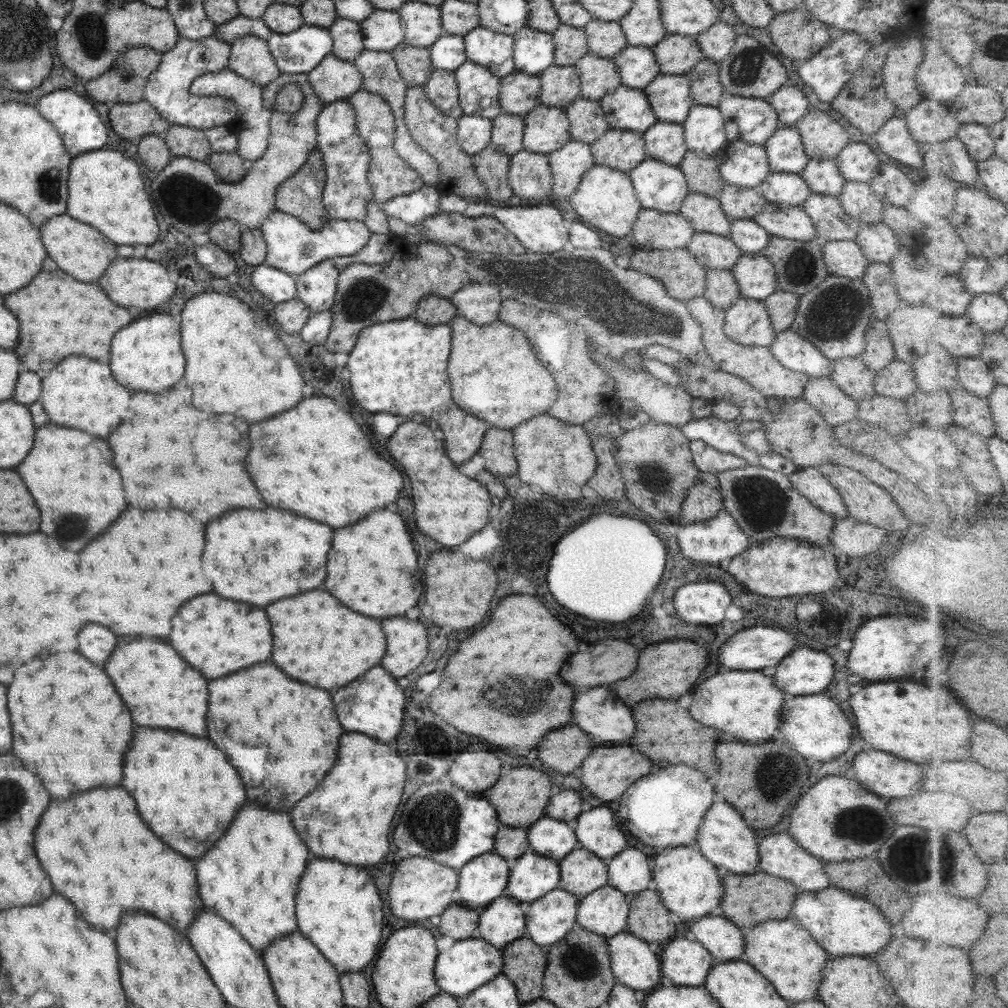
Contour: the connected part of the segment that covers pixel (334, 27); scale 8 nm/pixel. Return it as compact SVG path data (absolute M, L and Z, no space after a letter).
M336 18L328 28L331 35L332 48L330 54L339 60L350 63L364 49L362 32L359 23L347 19Z

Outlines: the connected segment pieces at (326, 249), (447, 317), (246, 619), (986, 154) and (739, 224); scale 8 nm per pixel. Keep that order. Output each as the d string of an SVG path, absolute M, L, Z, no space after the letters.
M277 210L267 215L258 229L261 231L267 248L264 264L292 276L300 275L323 259L353 256L367 244L372 235L362 221L329 218L323 227L314 231L307 228L296 217Z
M426 295L415 305L413 318L425 325L449 324L455 318L455 307L449 299Z
M203 594L187 600L179 610L189 614L189 620L183 620L179 612L171 618L171 634L167 636L171 648L207 680L237 672L239 668L253 666L263 662L271 654L271 632L265 612L261 608L229 602L215 594Z
M962 123L957 137L968 145L969 154L976 162L989 160L995 155L996 141L993 140L991 127L988 125Z
M752 219L730 220L727 237L737 246L741 254L759 254L765 248L770 234Z

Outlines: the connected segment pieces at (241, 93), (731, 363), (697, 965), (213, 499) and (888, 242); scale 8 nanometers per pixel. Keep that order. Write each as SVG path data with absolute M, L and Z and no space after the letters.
M225 68L195 77L193 82L189 84L188 91L191 96L221 96L222 99L233 102L235 108L237 108L237 114L234 118L235 124L241 124L242 126L238 135L235 135L235 138L237 138L235 152L243 160L256 161L261 158L269 142L270 111L265 110L265 107L262 105L262 88L259 85L253 84L250 80L245 80L244 77L237 76L237 73Z
M696 297L685 302L690 316L701 327L701 340L705 351L716 368L733 376L744 379L766 397L777 399L801 397L809 377L783 368L770 354L768 347L743 346L729 340L723 332L725 313L723 309L711 307L703 297Z
M671 938L663 951L658 951L660 976L673 986L699 986L712 966L712 958L697 942Z
M183 382L159 394L133 394L127 414L121 418L117 430L109 434L107 442L113 452L113 466L123 478L125 500L133 508L177 508L197 514L197 520L201 522L215 520L223 512L237 508L265 508L243 464L249 444L247 424L229 414L195 410L189 402L189 390L183 388Z
M884 222L862 224L854 241L865 258L873 263L887 264L899 248L895 234Z

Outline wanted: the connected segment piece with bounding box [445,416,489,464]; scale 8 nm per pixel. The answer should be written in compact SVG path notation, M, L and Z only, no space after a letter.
M467 416L463 420L463 434L453 434L451 439L453 444L445 444L447 456L453 464L463 464L467 462L473 454L478 452L484 432L489 425L478 418Z

